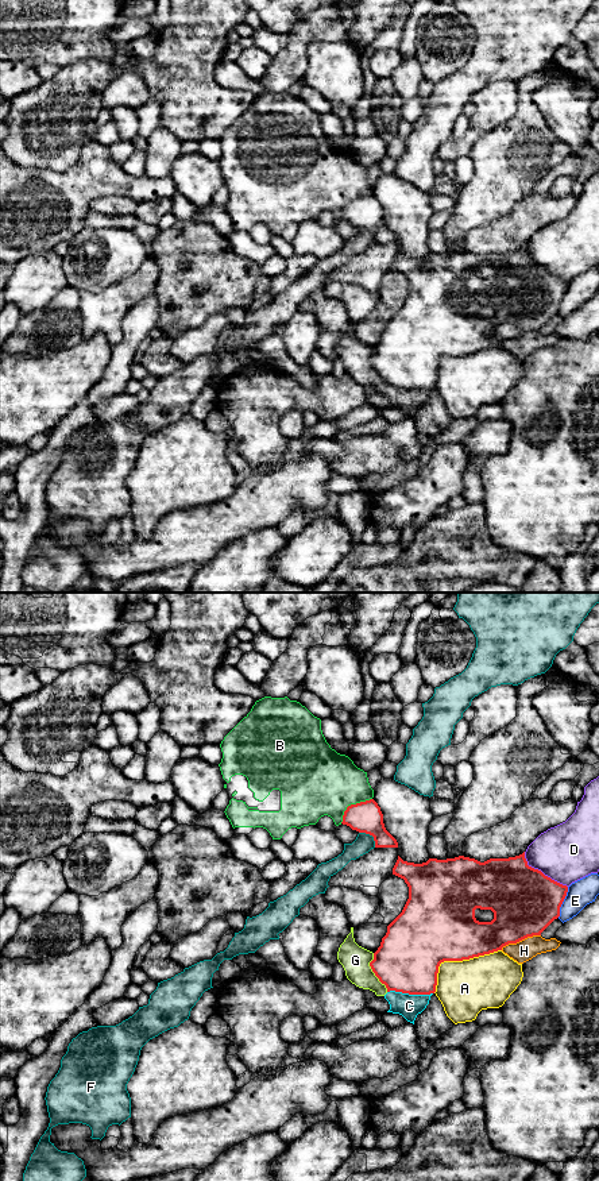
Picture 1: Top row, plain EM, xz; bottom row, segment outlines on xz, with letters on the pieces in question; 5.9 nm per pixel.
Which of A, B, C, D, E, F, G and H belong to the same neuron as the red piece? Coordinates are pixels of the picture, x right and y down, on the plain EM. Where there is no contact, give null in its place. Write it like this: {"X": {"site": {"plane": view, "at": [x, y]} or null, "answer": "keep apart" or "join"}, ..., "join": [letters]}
{"A": {"site": {"plane": "xz", "at": [456, 355]}, "answer": "keep apart"}, "B": {"site": {"plane": "xz", "at": [351, 200]}, "answer": "keep apart"}, "C": {"site": {"plane": "xz", "at": [410, 389]}, "answer": "keep apart"}, "D": {"site": {"plane": "xz", "at": [540, 266]}, "answer": "keep apart"}, "E": {"site": {"plane": "xz", "at": [563, 296]}, "answer": "keep apart"}, "F": {"site": {"plane": "xz", "at": [371, 230]}, "answer": "keep apart"}, "G": {"site": {"plane": "xz", "at": [373, 366]}, "answer": "keep apart"}, "H": {"site": {"plane": "xz", "at": [520, 335]}, "answer": "keep apart"}, "join": []}

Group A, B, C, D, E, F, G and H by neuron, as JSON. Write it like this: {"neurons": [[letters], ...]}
{"neurons": [["A"], ["B"], ["C", "G"], ["D"], ["E"], ["F"], ["H"]]}

